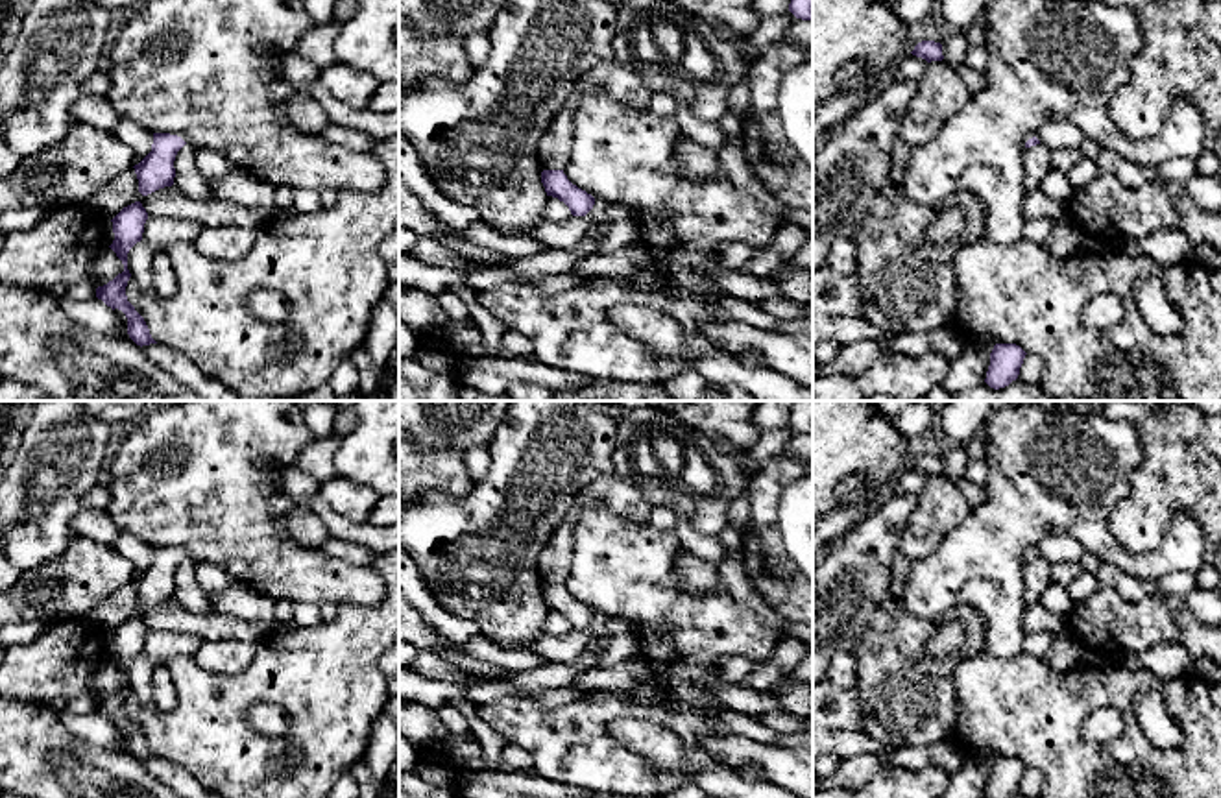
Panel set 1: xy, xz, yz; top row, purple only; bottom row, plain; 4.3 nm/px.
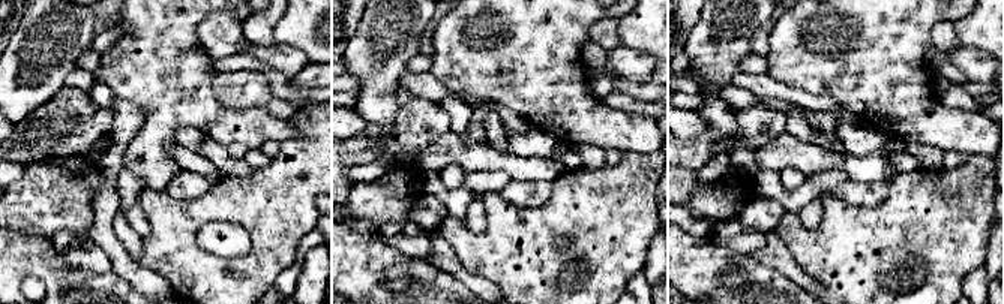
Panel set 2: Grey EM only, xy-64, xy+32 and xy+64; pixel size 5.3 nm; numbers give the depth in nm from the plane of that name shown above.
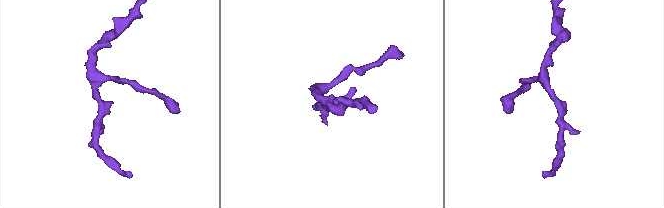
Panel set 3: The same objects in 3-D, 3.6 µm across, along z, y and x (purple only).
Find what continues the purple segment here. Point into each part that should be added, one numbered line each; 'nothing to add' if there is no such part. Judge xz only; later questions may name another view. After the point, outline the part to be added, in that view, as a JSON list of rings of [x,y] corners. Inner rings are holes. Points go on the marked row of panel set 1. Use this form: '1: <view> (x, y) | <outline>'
nothing to add

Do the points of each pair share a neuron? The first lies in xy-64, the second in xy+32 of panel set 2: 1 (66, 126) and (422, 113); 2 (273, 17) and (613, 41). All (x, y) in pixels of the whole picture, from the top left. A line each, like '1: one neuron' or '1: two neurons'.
1: one neuron
2: one neuron

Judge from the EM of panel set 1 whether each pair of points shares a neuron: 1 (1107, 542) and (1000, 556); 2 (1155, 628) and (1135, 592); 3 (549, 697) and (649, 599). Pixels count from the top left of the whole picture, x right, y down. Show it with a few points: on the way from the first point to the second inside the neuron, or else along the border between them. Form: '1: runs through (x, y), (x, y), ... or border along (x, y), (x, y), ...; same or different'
1: runs through (1081, 521), (1037, 519), (1026, 531); same
2: border along (1101, 582), (1127, 601), (1157, 593); different
3: border along (595, 691), (564, 704), (538, 704), (523, 699); different

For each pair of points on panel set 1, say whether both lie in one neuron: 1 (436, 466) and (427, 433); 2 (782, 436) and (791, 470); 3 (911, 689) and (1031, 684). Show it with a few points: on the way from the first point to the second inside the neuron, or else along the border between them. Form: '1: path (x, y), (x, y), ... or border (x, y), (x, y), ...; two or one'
1: border (418, 447), (462, 453); two
2: border (776, 455), (760, 468); two
3: border (979, 651), (970, 652), (954, 673), (955, 732); two

